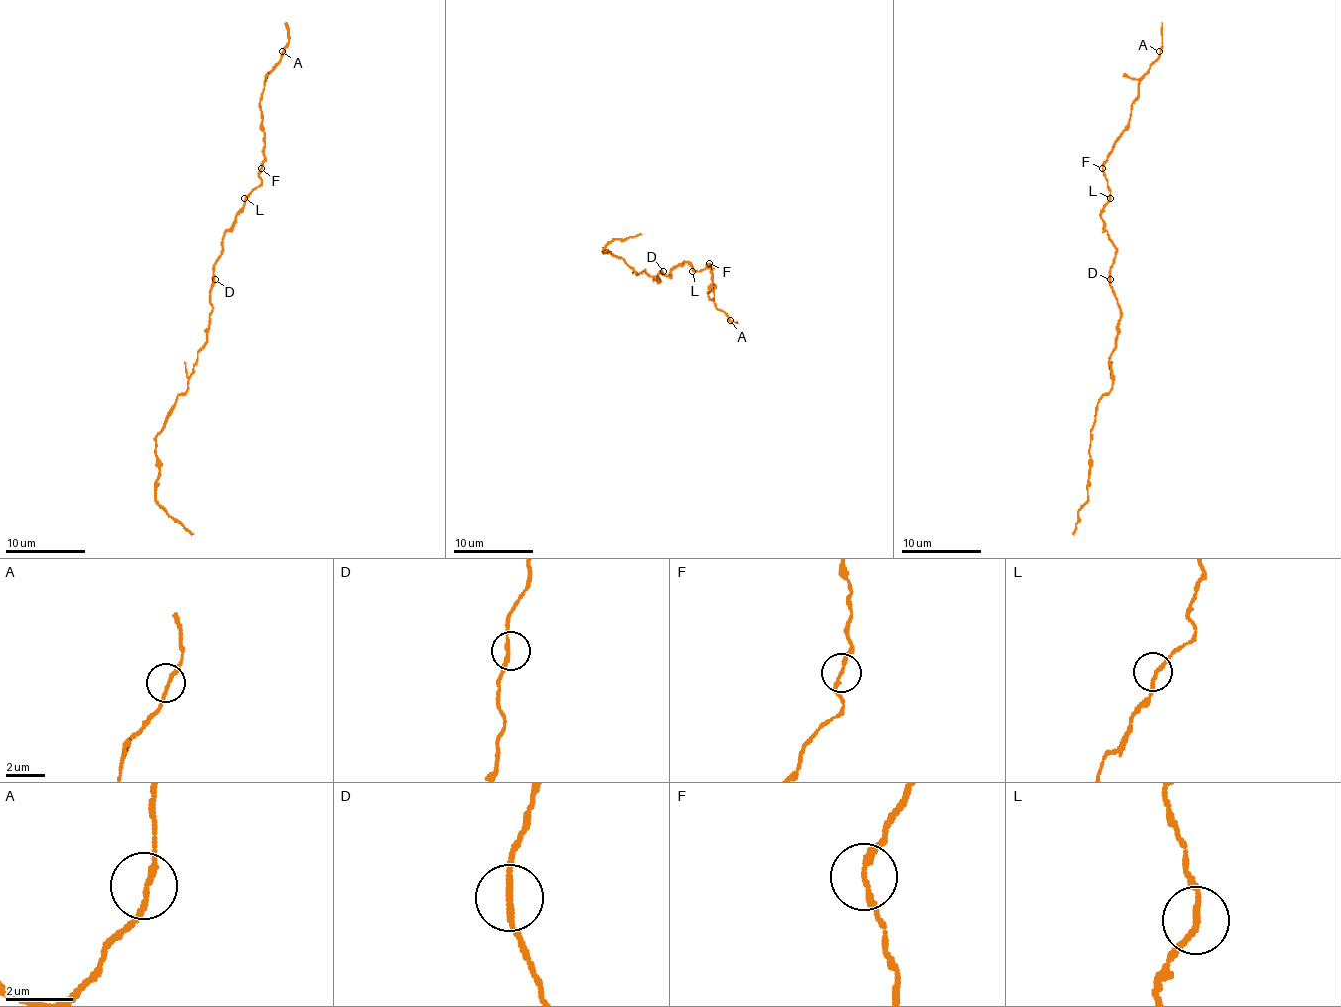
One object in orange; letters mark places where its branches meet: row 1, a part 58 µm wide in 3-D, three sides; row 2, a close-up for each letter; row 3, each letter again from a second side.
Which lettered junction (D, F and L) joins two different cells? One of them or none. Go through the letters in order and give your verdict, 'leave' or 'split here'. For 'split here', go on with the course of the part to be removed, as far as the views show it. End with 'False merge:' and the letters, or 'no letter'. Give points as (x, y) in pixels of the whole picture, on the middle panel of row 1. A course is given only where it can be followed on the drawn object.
D: leave
F: leave
L: leave
False merge: no letter

